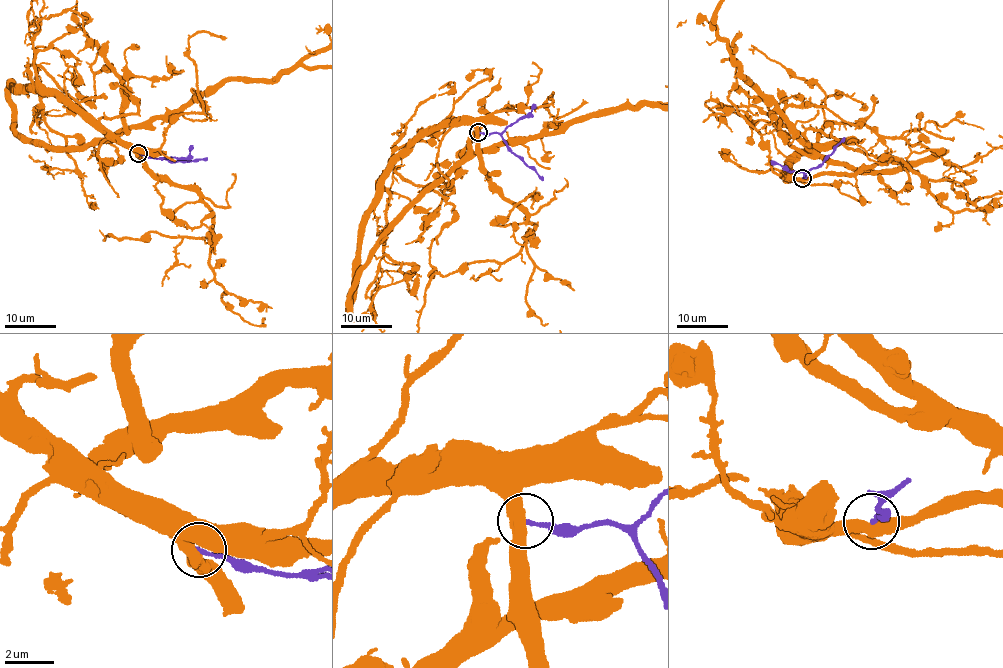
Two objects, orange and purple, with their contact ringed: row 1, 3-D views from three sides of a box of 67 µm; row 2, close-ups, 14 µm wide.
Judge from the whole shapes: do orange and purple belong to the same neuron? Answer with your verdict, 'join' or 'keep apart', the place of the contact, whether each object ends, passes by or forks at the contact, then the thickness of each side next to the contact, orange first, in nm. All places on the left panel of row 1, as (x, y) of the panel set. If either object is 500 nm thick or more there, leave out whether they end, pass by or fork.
keep apart; at (138, 153); 500 nm thick on the orange side, 150 nm on the other

